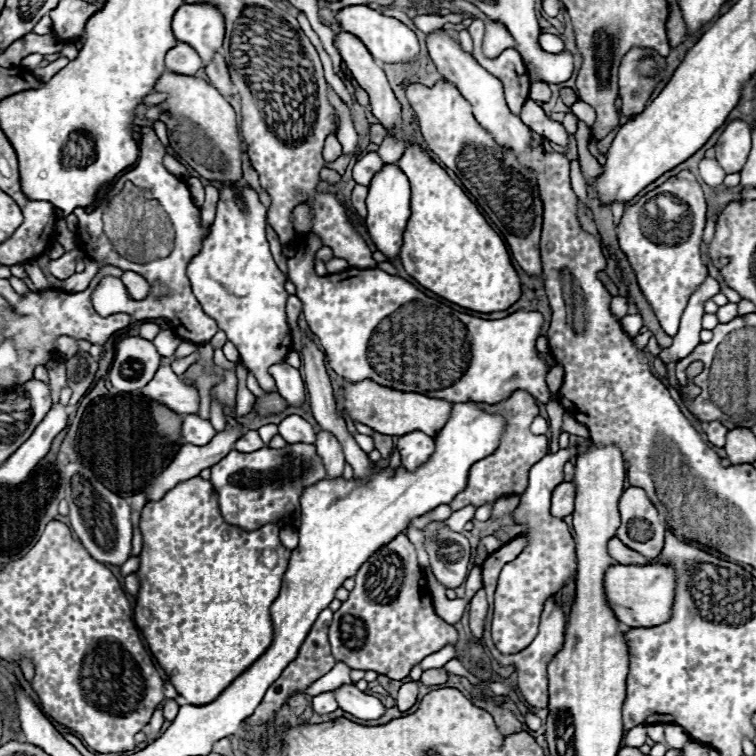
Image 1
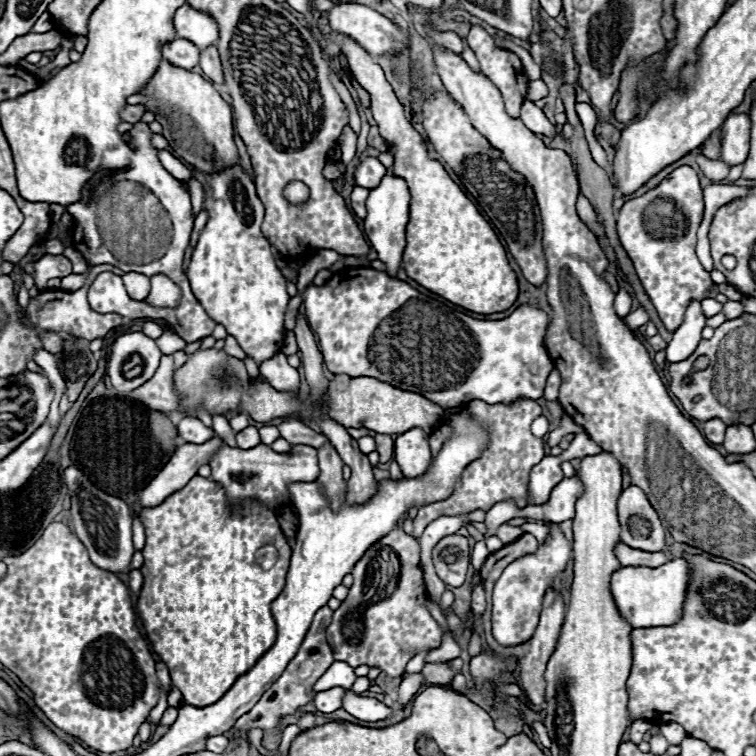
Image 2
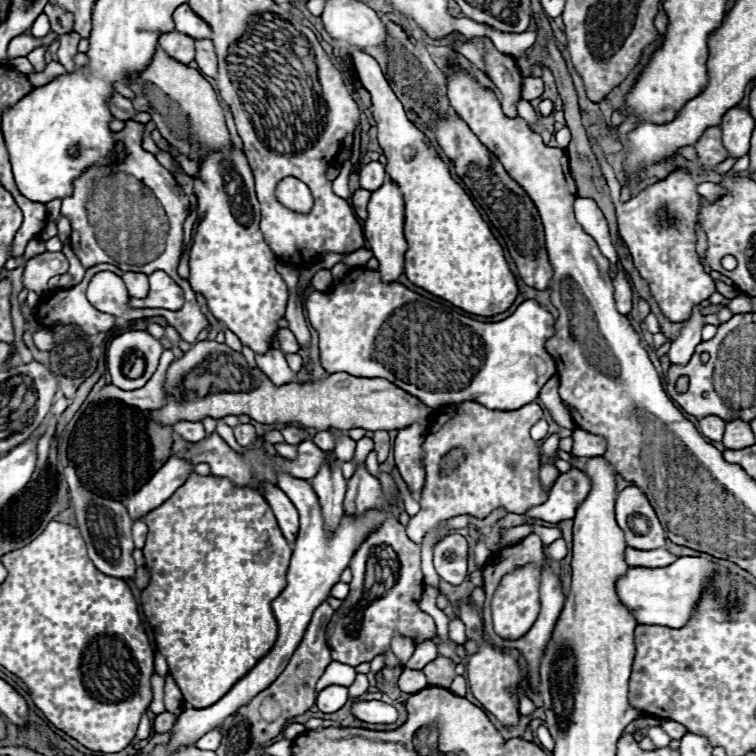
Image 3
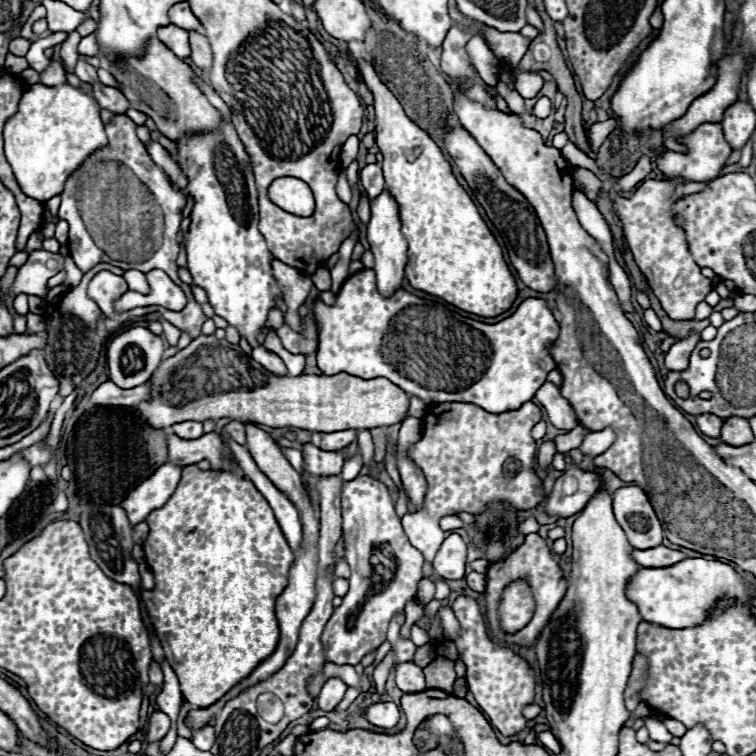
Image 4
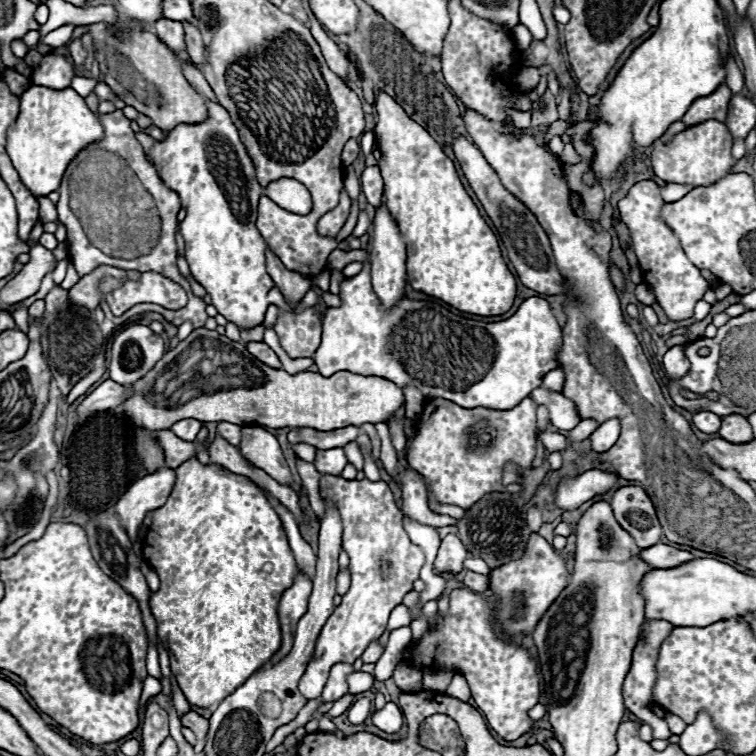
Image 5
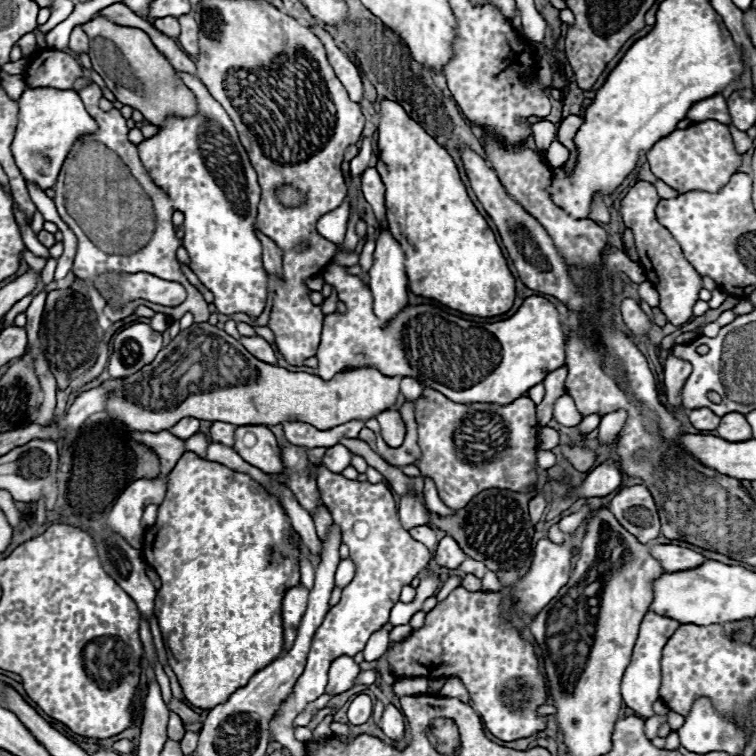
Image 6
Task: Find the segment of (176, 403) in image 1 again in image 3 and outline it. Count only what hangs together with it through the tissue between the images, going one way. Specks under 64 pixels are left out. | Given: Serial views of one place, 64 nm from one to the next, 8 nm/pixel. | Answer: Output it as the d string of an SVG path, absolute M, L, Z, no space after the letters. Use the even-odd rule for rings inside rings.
M164 350L162 358L160 358L160 366L154 372L154 376L136 390L120 390L116 386L104 386L100 390L100 398L102 400L122 400L124 404L142 408L142 410L154 410L154 408L162 408L166 404L166 390L164 390L164 374L168 364L174 360L172 350Z

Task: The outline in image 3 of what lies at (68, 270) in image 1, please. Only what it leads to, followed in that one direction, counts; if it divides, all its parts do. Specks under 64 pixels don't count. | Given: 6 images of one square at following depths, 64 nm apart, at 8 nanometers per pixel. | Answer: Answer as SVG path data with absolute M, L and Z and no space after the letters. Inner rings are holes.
M42 252L26 262L22 286L30 292L36 292L38 296L44 296L50 292L48 280L56 274L66 274L66 270L68 262L62 252Z

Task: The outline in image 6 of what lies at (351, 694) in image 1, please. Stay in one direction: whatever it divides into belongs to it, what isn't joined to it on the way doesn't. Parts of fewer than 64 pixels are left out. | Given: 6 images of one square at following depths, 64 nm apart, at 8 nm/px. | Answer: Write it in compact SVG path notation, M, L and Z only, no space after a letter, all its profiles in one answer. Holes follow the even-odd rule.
M392 704L384 710L384 716L382 716L382 732L388 738L392 738L394 742L400 742L404 738L404 716Z

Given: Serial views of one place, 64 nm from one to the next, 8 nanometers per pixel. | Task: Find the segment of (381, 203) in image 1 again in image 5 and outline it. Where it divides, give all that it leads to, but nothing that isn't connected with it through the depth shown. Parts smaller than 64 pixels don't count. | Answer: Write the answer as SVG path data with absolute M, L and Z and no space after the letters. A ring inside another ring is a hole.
M382 204L376 210L376 218L372 224L372 240L374 240L374 248L370 254L372 288L374 288L382 308L392 308L406 296L406 292L404 292L404 286L406 286L406 244L398 232L398 226L394 224L386 204Z

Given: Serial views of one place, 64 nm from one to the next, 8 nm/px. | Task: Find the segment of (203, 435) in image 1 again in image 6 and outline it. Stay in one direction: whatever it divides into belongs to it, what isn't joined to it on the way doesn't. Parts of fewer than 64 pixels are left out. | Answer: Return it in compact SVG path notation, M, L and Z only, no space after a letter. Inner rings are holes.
M182 418L176 426L170 428L170 432L172 432L174 436L186 440L186 438L190 438L192 434L198 432L198 426L200 426L200 420L198 420L198 418Z

